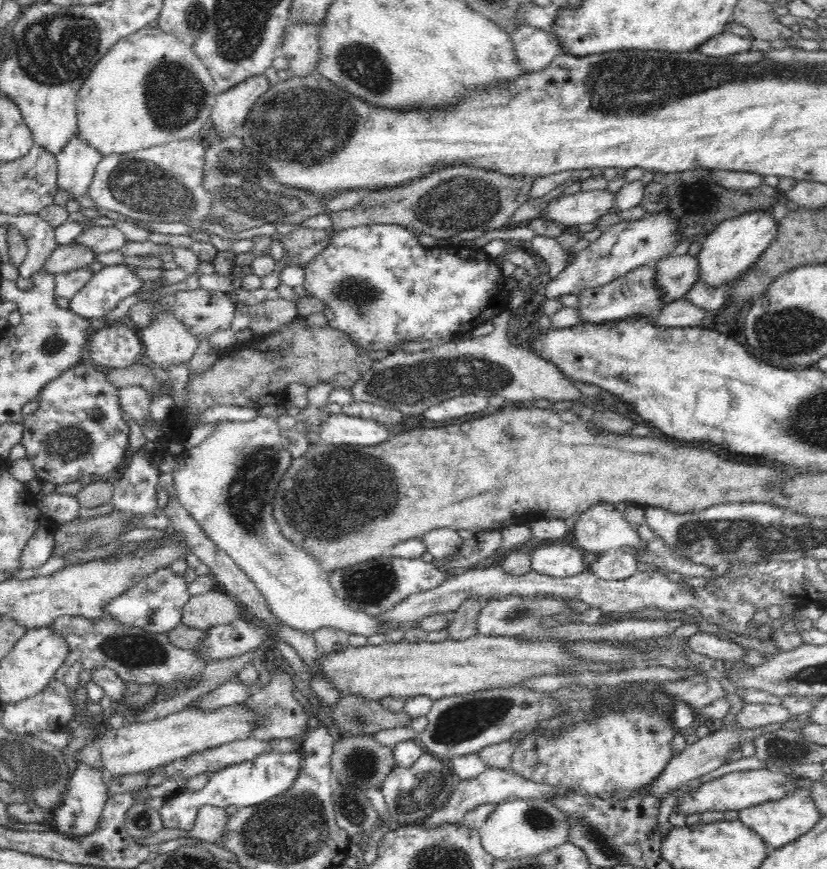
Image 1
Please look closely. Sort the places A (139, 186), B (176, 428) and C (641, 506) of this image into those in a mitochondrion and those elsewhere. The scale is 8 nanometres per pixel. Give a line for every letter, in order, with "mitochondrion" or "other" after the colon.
A: mitochondrion
B: other
C: other

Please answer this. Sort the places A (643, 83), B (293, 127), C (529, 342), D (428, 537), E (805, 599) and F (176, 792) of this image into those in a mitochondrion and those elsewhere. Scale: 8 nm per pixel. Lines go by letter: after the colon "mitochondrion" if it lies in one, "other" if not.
A: mitochondrion
B: mitochondrion
C: other
D: other
E: other
F: other

